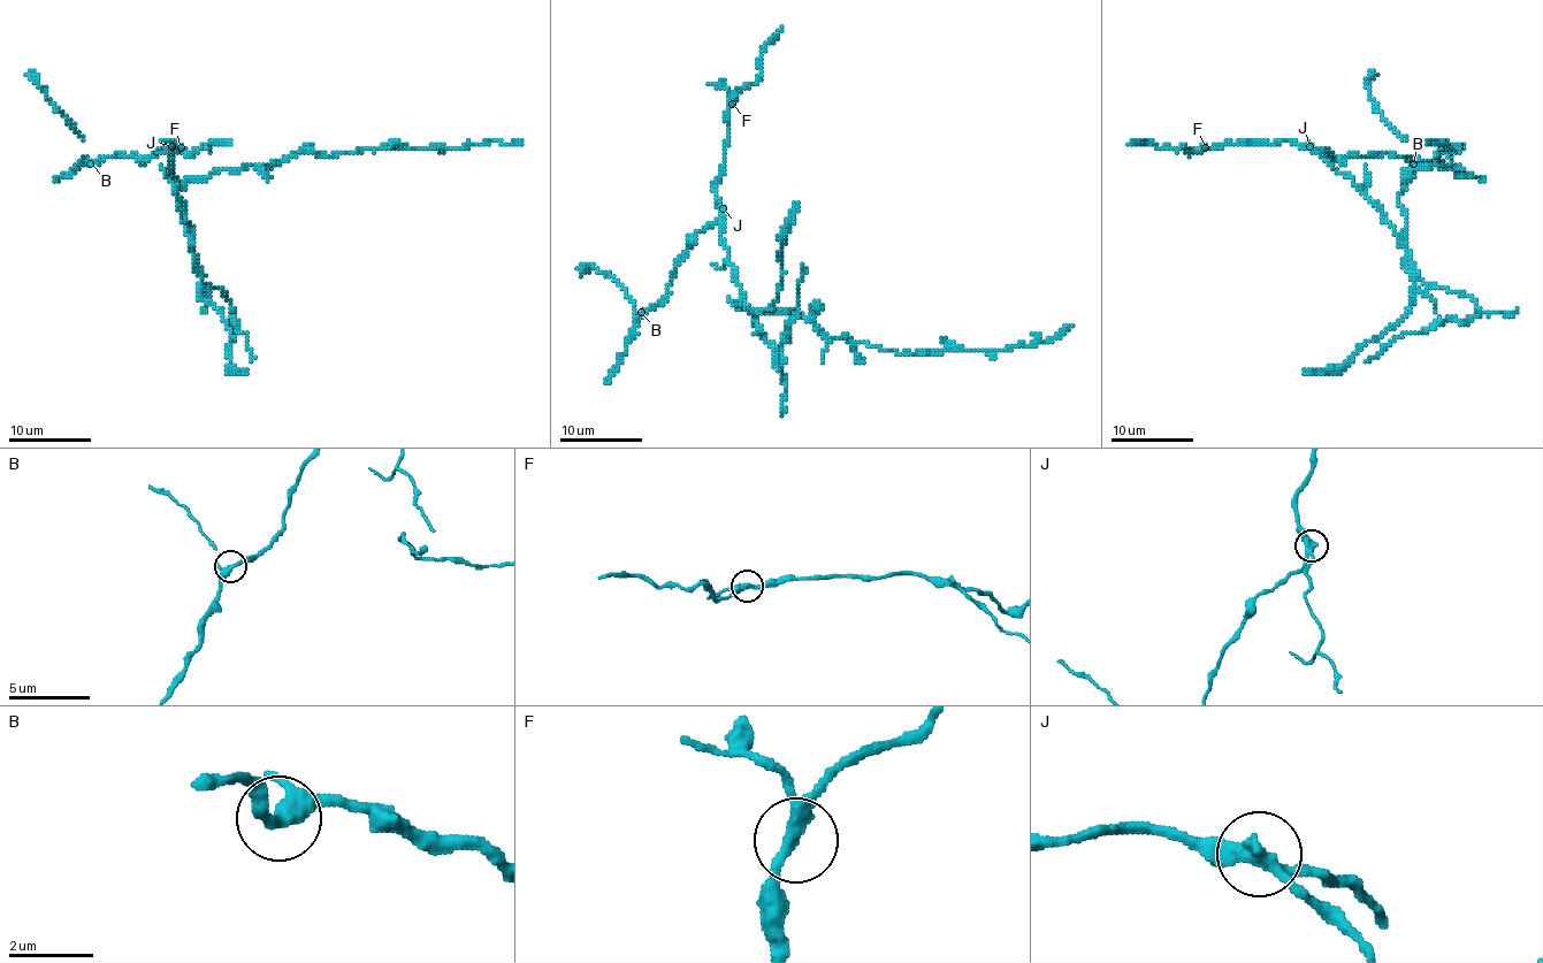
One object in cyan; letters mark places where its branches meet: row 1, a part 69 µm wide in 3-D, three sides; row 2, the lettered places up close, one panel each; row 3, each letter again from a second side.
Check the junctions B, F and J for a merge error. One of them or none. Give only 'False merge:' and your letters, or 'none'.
False merge: J

